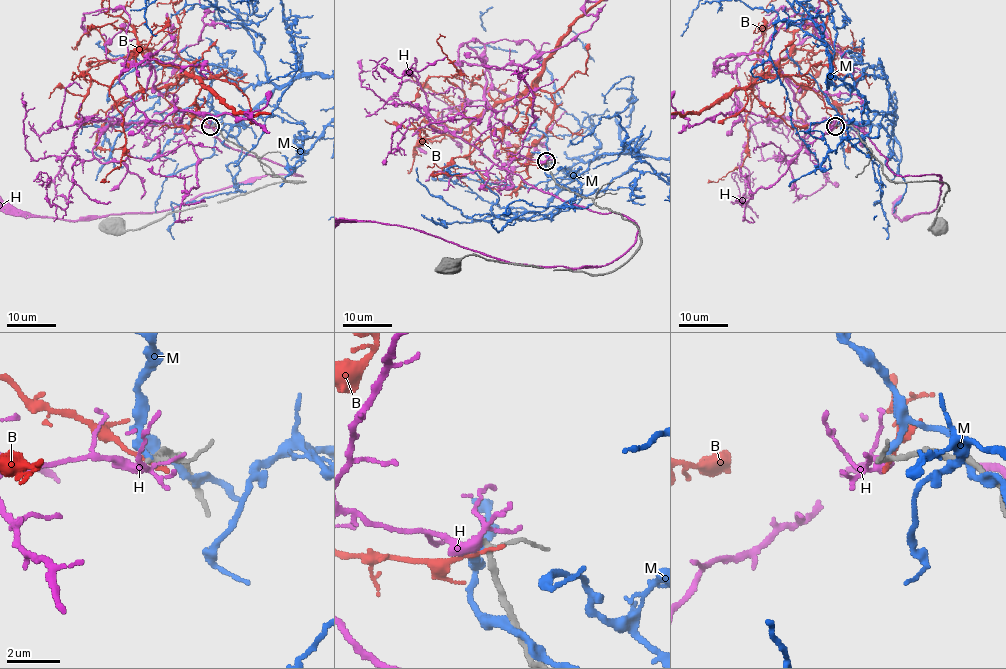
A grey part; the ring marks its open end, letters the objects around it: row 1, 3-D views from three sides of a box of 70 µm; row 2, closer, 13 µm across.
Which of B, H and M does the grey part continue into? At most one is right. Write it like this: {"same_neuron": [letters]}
{"same_neuron": []}

